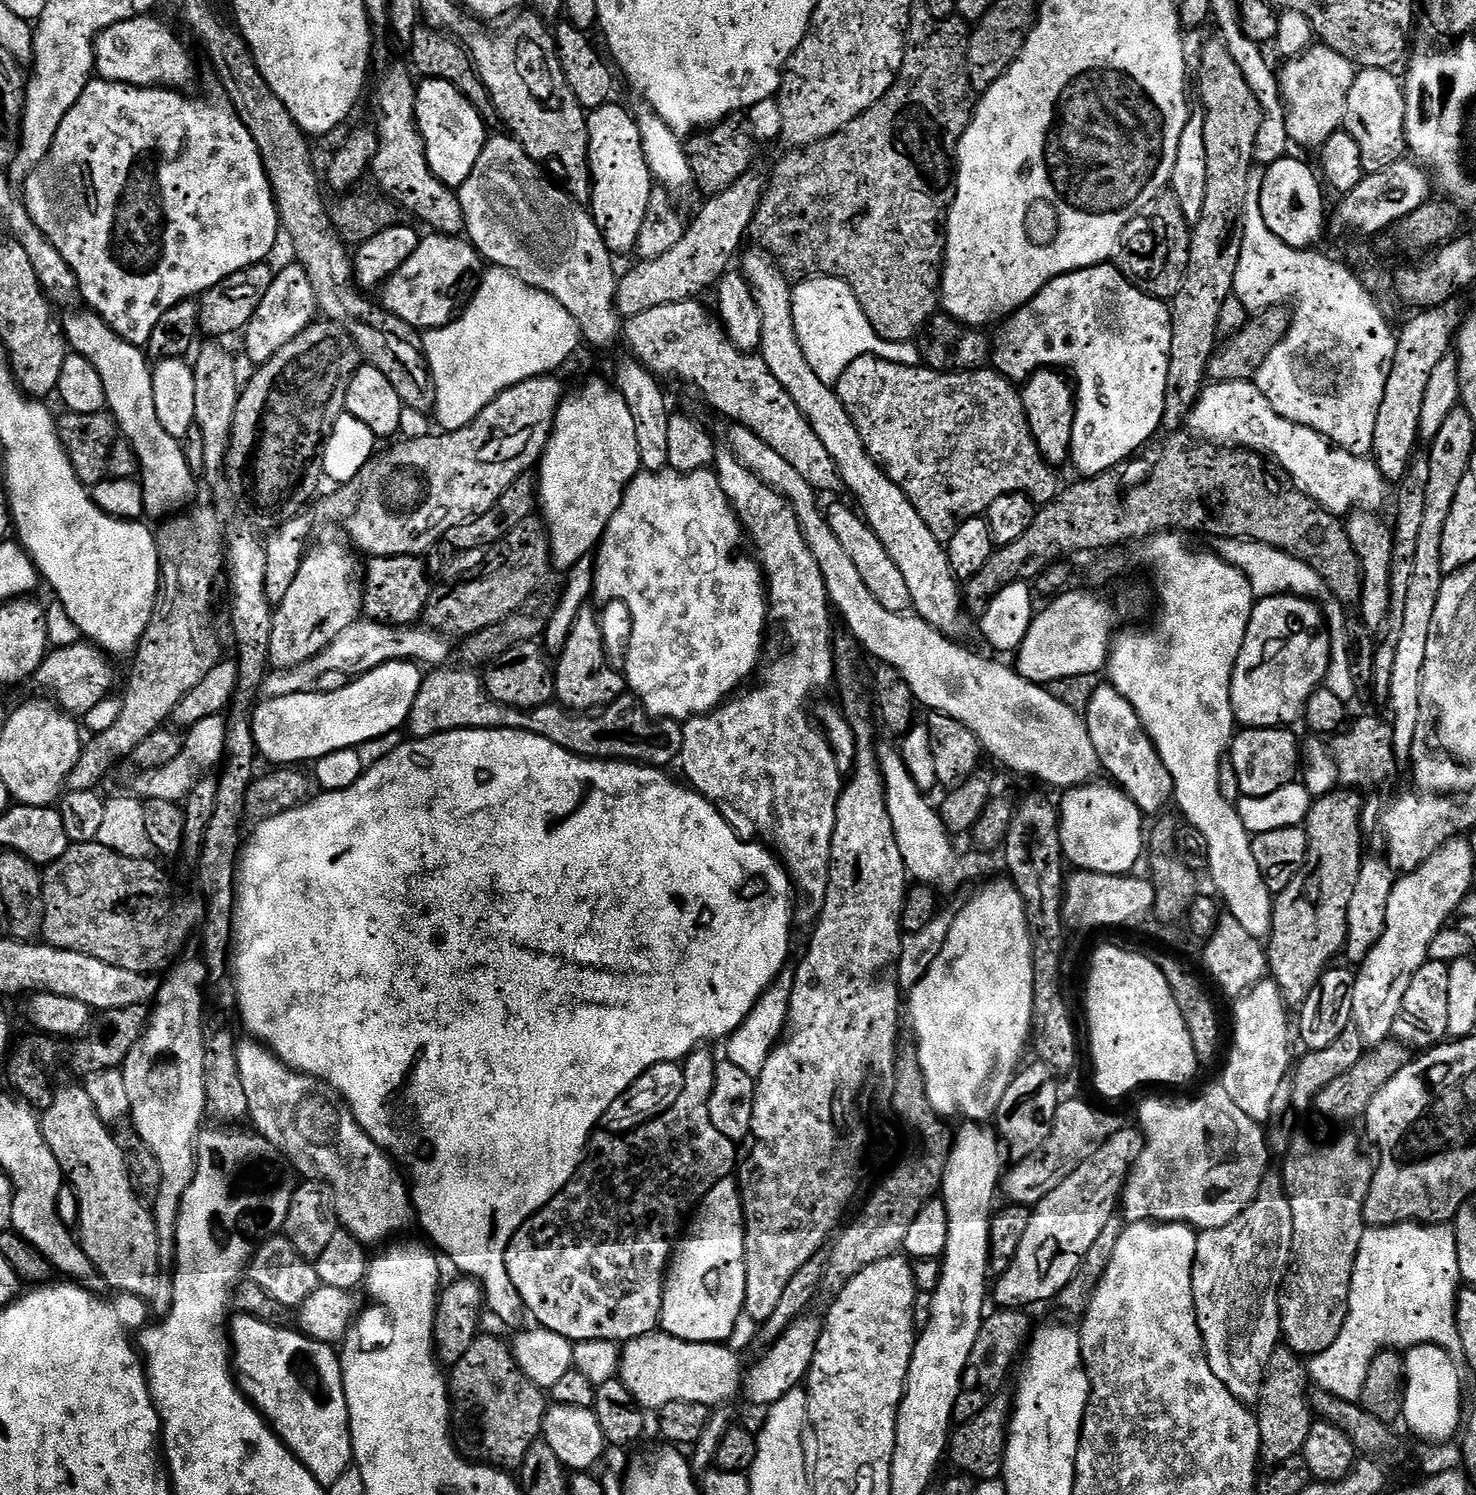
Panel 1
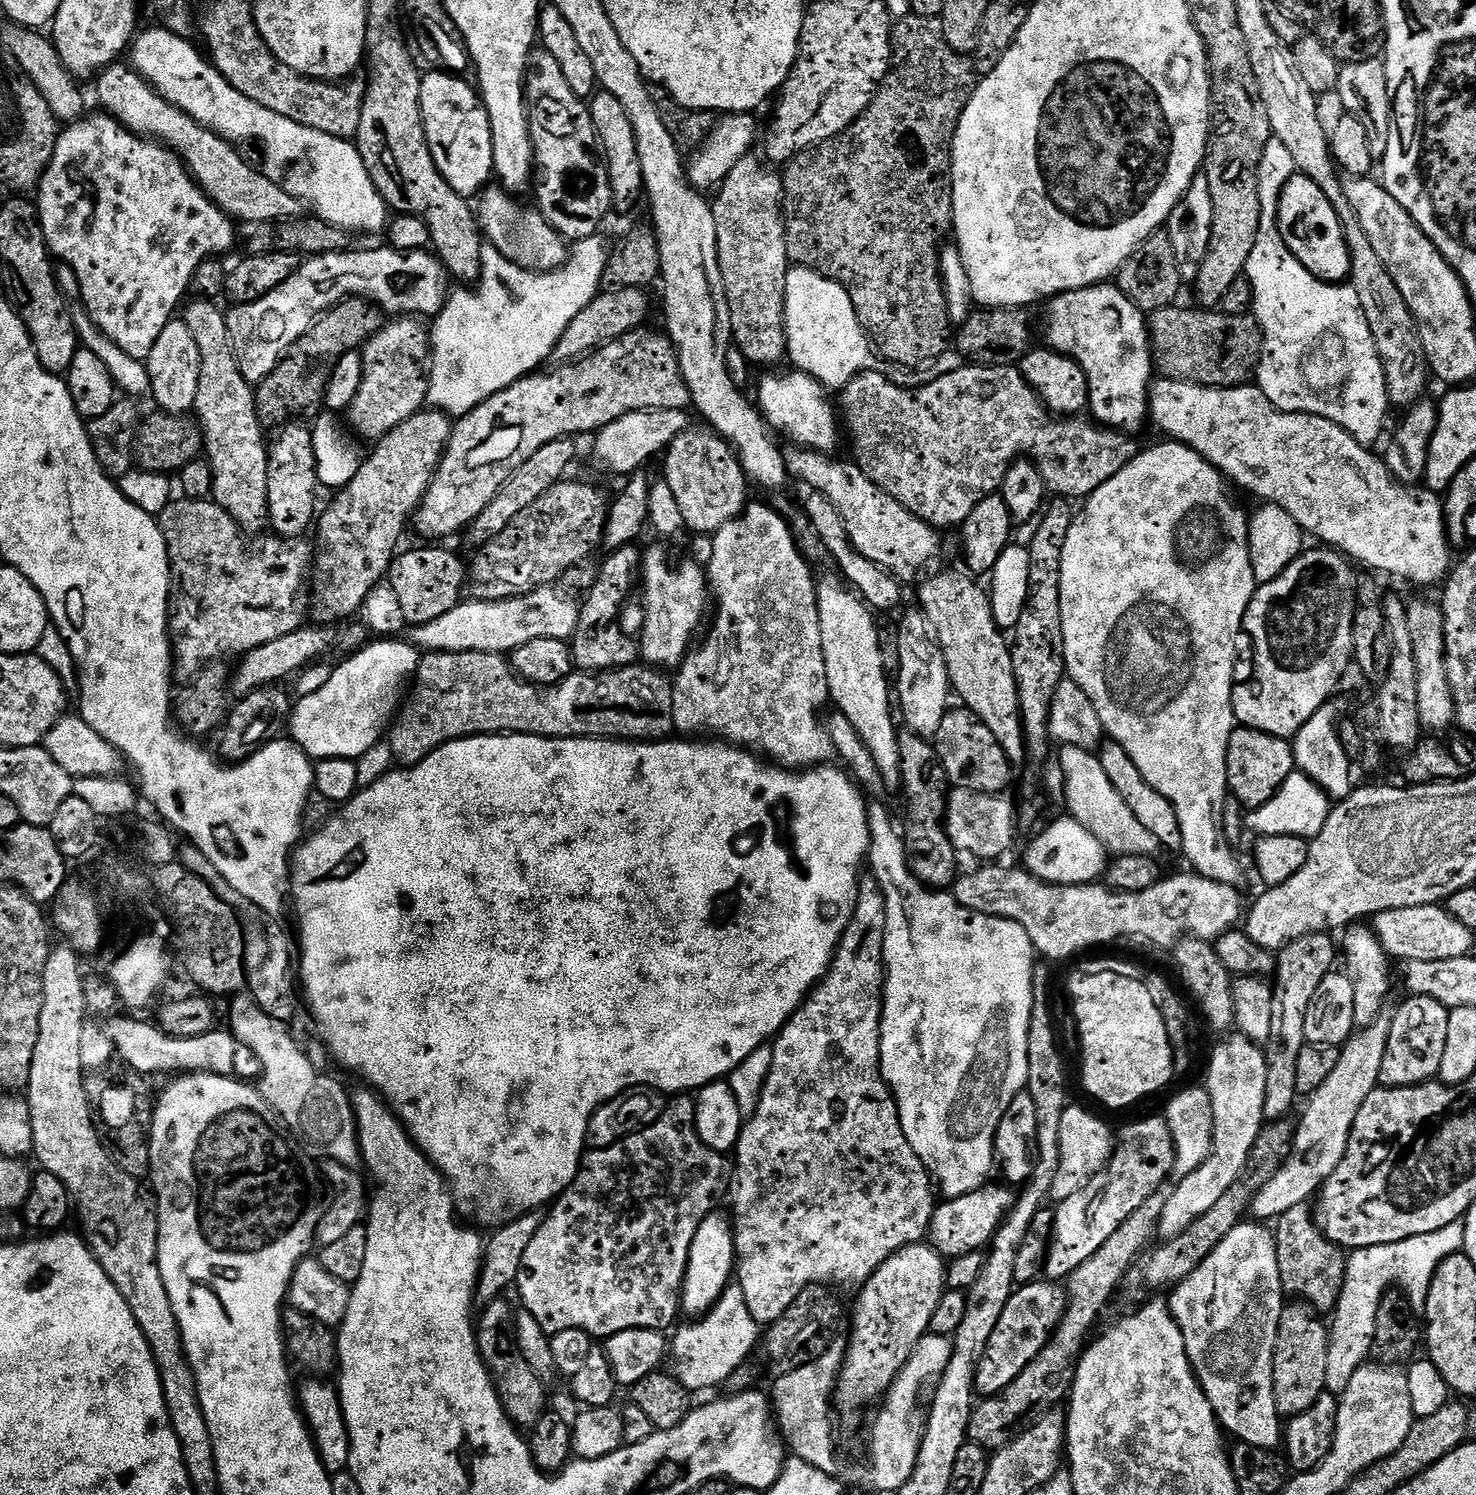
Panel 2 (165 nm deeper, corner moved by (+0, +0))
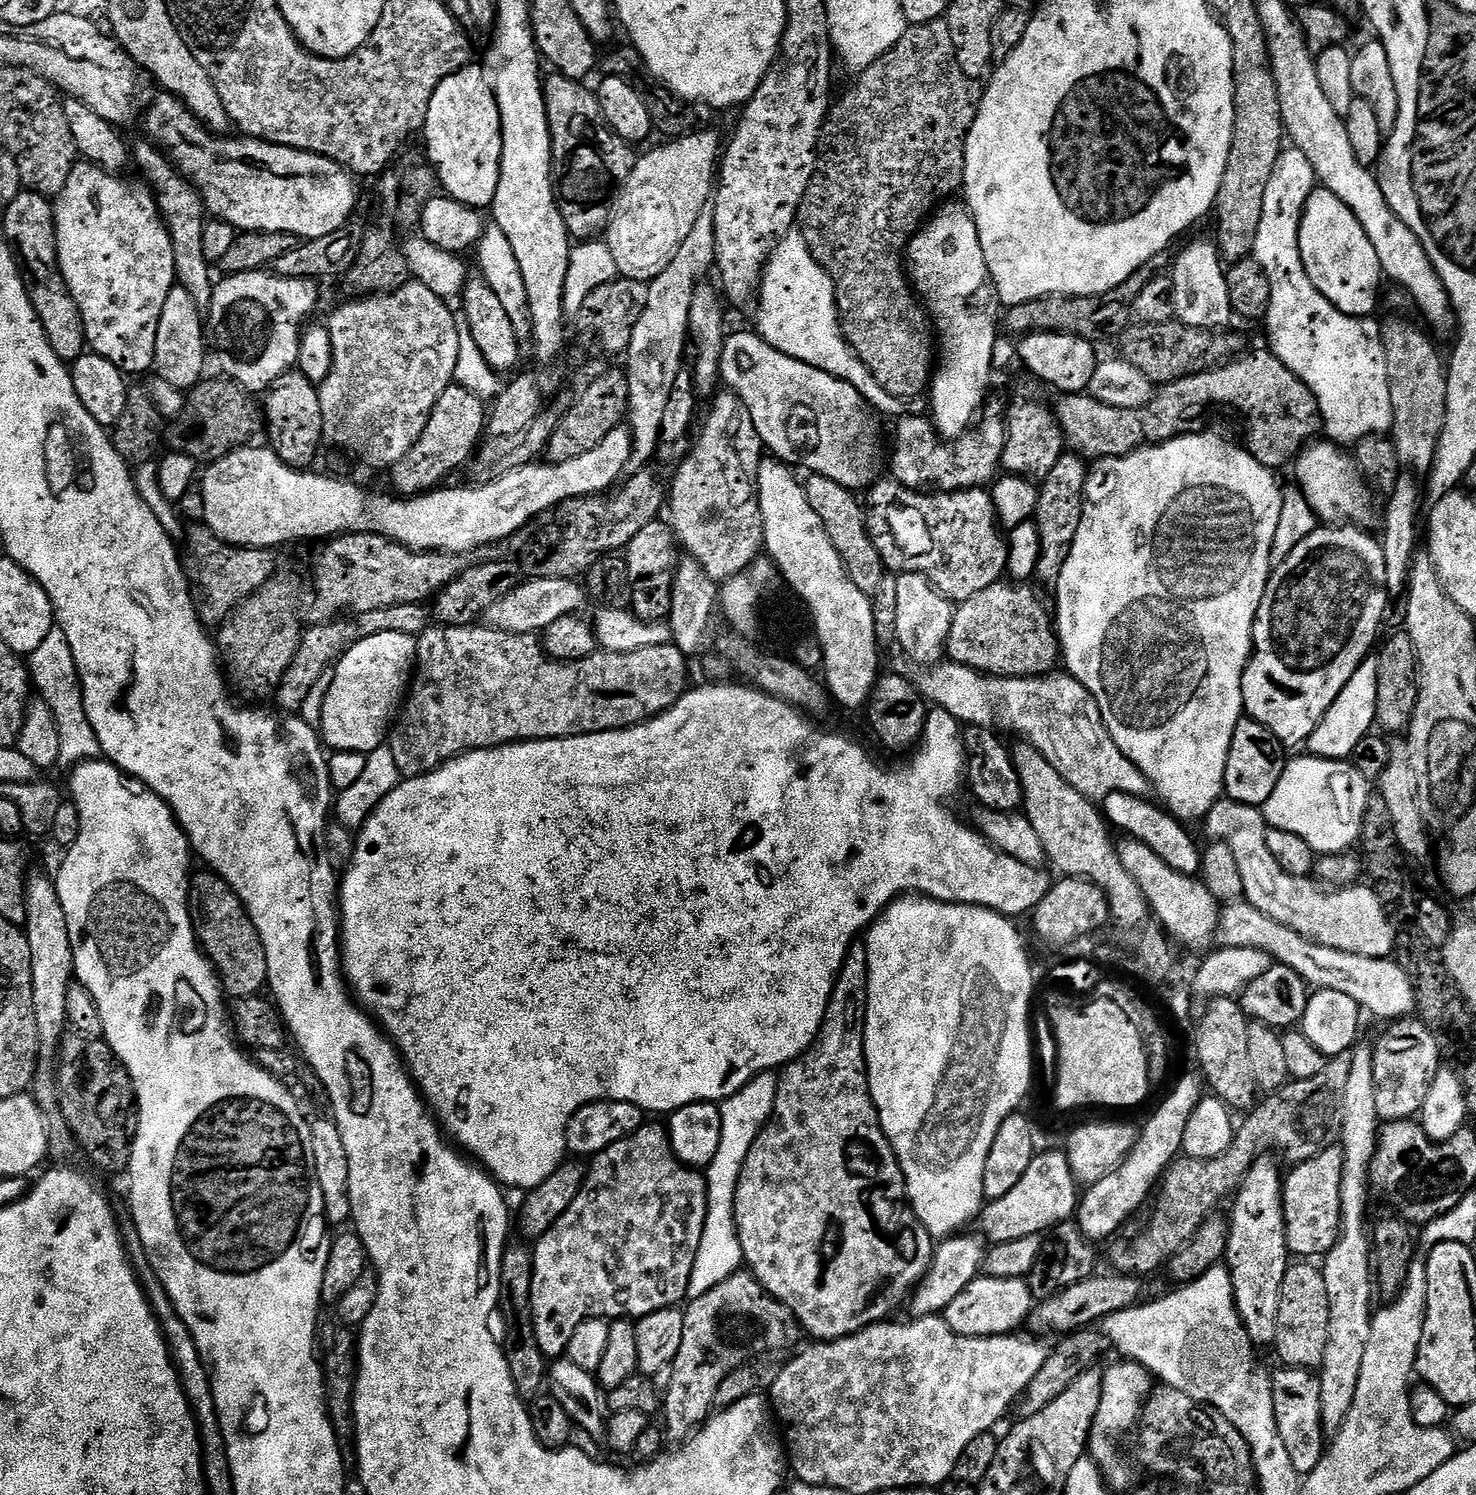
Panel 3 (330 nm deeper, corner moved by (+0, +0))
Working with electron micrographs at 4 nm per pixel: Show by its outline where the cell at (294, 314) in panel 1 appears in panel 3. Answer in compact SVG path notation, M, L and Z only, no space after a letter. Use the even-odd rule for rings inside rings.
M268 270L225 275L214 290L212 306L206 316L210 344L216 347L225 377L235 380L249 393L263 393L296 364L300 333L308 315L316 308L316 287L311 280L289 280Z

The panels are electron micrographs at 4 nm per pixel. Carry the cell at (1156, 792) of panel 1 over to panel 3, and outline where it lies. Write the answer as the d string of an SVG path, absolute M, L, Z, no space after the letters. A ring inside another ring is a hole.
M1115 792L1102 801L1102 815L1117 833L1142 842L1170 866L1170 870L1178 870L1178 874L1196 876L1201 871L1202 848L1192 841L1185 825L1177 820L1171 812L1165 810L1159 803L1151 804L1151 799L1143 796L1131 796Z

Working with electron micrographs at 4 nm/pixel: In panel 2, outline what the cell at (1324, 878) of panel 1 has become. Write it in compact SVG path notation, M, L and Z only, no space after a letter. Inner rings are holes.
M1313 932L1311 936L1303 936L1291 940L1285 948L1279 949L1276 956L1276 971L1272 984L1272 1001L1274 1002L1274 1022L1270 1026L1270 1039L1266 1042L1266 1098L1264 1099L1264 1114L1268 1120L1278 1120L1289 1115L1288 1111L1298 1099L1298 1054L1302 1054L1306 1043L1306 1010L1310 1010L1310 1002L1314 998L1318 986L1322 986L1322 978L1333 971L1338 960L1338 944L1324 932Z

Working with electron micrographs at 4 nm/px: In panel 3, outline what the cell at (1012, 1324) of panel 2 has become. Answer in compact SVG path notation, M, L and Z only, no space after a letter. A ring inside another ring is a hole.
M1093 1274L1086 1277L1082 1282L1054 1294L1050 1298L1039 1301L1033 1307L1026 1321L1029 1333L1052 1332L1057 1328L1060 1334L1069 1330L1084 1330L1095 1322L1103 1321L1104 1317L1121 1312L1127 1308L1137 1307L1141 1303L1141 1281L1132 1274L1111 1274L1112 1276L1100 1276ZM1140 1283L1140 1284L1139 1284ZM1029 1328L1029 1329L1028 1329ZM1068 1328L1068 1329L1067 1329Z

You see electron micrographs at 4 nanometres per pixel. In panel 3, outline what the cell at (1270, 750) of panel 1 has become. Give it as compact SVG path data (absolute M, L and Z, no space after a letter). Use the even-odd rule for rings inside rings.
M1241 718L1230 742L1230 754L1226 762L1224 790L1227 799L1239 804L1262 806L1274 794L1278 778L1282 778L1286 763L1286 749L1277 736L1266 726L1251 718Z

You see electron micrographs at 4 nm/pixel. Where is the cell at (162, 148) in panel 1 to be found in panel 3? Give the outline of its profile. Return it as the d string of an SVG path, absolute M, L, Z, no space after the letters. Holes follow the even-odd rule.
M77 163L66 186L54 198L56 249L60 273L82 314L88 348L118 366L125 374L144 372L155 365L159 316L173 285L177 283L174 246L151 187L131 184L123 175L102 170L96 164Z

